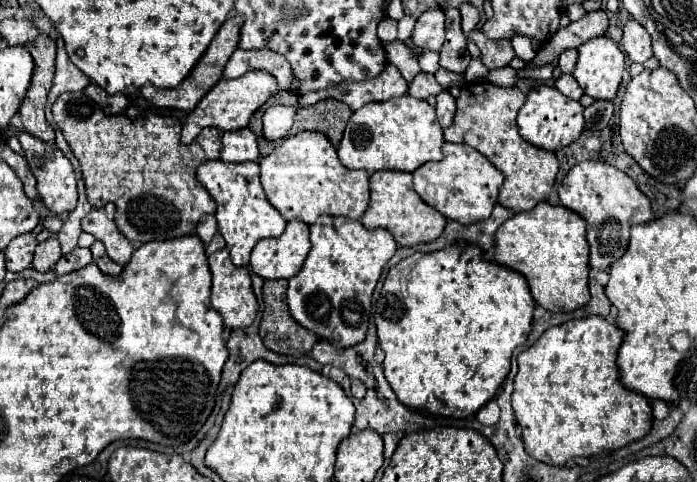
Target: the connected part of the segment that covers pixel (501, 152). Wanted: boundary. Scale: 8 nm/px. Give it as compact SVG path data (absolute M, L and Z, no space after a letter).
M486 80L466 84L456 98L454 122L444 130L446 142L460 142L476 148L504 174L498 202L514 212L532 210L538 202L546 200L558 174L558 160L554 152L532 146L518 134L516 114L524 104L524 98L526 96L518 88L502 88Z

